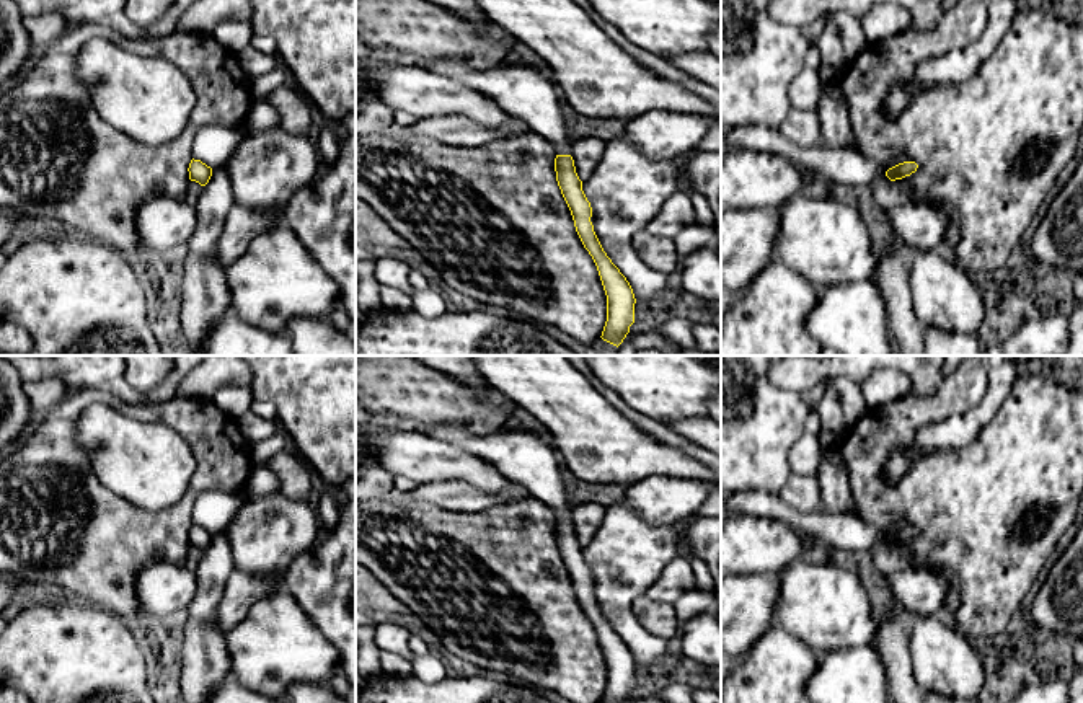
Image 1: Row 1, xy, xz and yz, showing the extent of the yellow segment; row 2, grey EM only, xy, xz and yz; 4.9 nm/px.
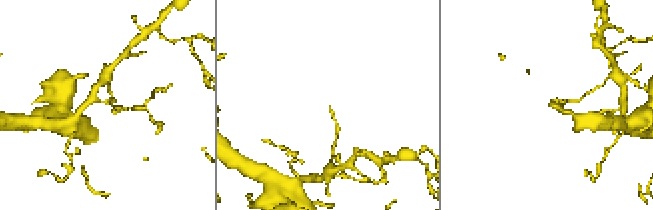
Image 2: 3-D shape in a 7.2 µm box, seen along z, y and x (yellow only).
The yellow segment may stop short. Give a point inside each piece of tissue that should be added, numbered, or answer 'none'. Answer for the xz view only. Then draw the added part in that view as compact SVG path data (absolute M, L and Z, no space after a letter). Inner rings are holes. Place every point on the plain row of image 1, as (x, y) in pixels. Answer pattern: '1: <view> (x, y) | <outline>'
1: xz (522, 457) | M435 424L422 431L431 439L457 445L488 460L509 481L525 486L532 497L550 506L556 520L572 520L569 489L561 478L561 460L555 449L532 432L501 429L491 436L470 436L453 424Z

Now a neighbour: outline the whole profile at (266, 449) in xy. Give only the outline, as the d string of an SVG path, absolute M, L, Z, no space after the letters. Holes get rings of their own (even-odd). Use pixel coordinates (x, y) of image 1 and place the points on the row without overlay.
M277 431L274 436L258 442L253 450L254 463L263 465L287 447L287 434Z

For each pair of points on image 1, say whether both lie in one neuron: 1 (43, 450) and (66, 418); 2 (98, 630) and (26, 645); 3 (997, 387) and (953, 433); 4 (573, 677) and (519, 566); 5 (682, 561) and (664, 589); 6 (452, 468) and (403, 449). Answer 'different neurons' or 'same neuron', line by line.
1: same neuron
2: same neuron
3: same neuron
4: same neuron
5: same neuron
6: same neuron

